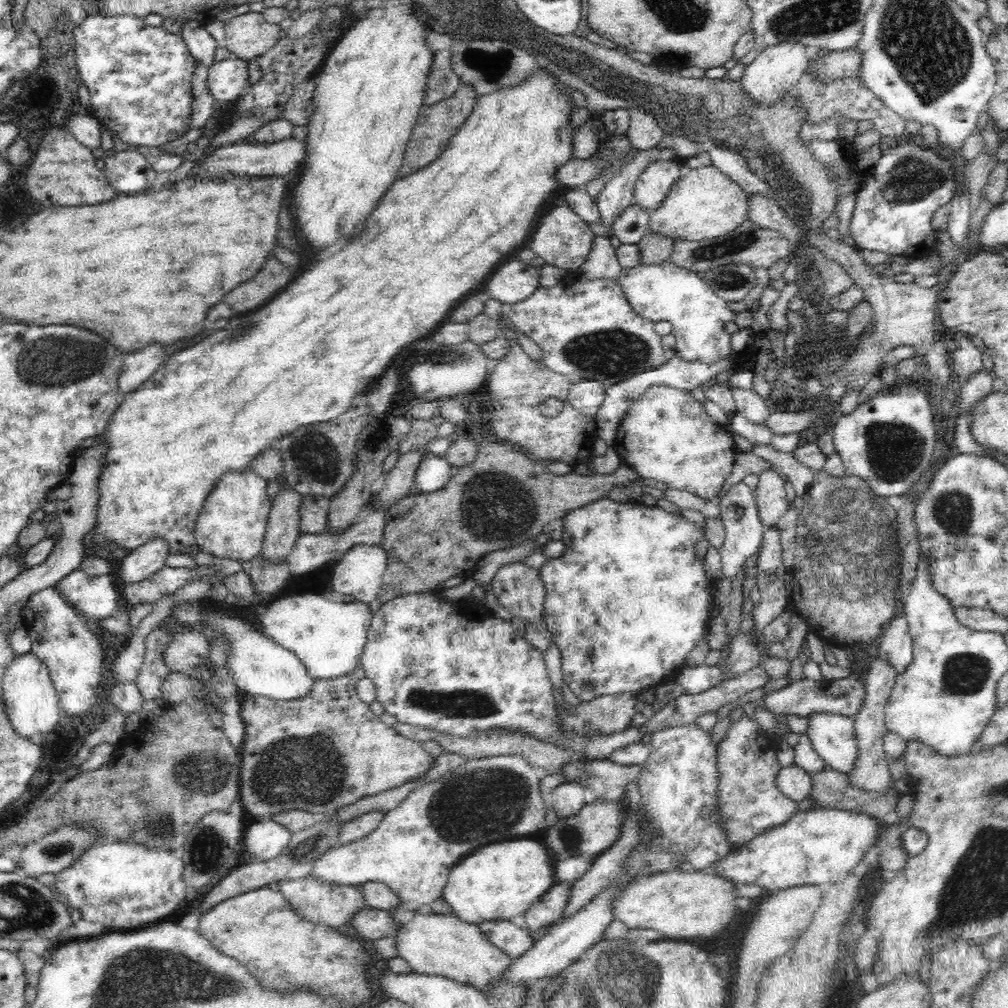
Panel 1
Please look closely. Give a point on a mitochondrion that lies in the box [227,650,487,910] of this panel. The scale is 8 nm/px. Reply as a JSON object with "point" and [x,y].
{"point":[274,780]}

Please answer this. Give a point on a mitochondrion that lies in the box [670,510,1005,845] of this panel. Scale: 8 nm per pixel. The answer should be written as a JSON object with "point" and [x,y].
{"point":[966,674]}

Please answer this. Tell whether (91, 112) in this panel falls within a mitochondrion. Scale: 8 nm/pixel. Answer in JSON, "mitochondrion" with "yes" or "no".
{"mitochondrion":"no"}

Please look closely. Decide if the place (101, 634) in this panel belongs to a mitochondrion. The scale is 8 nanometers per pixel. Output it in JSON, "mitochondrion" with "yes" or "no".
{"mitochondrion":"no"}

